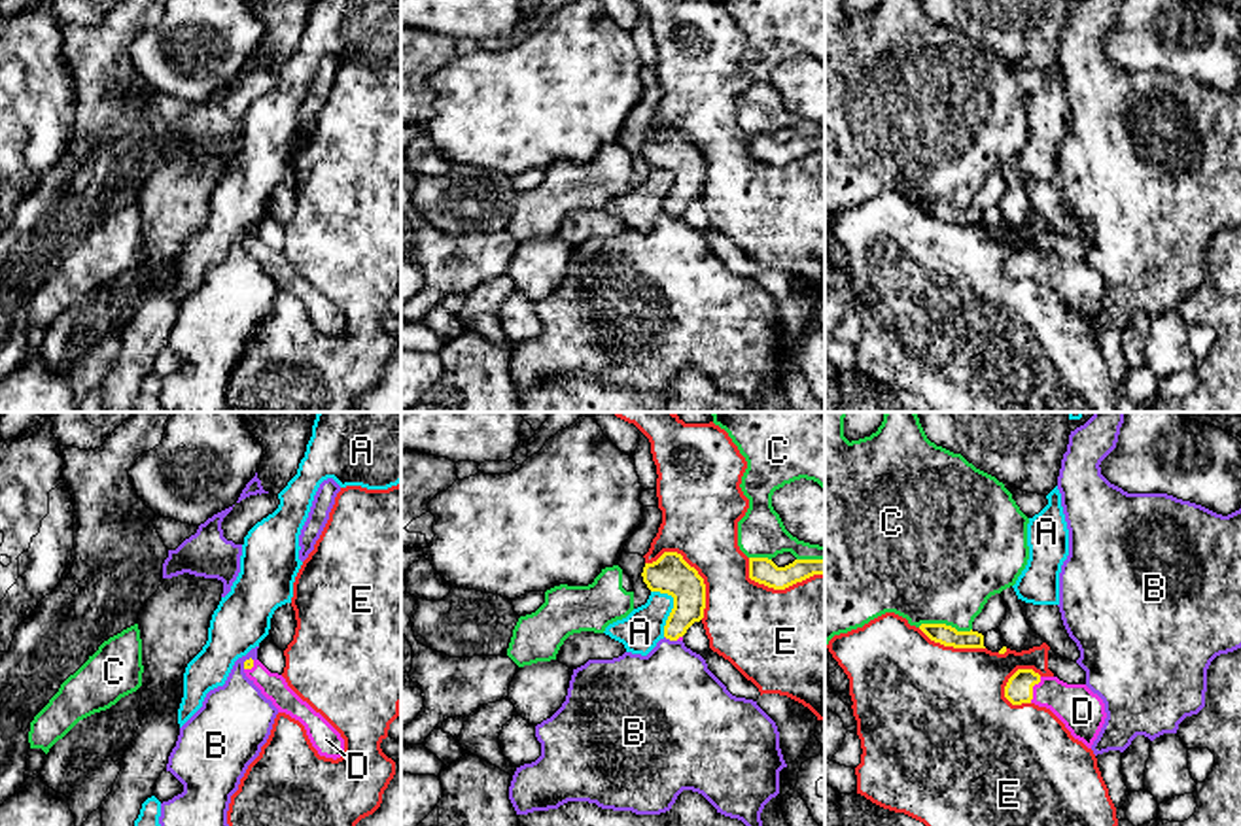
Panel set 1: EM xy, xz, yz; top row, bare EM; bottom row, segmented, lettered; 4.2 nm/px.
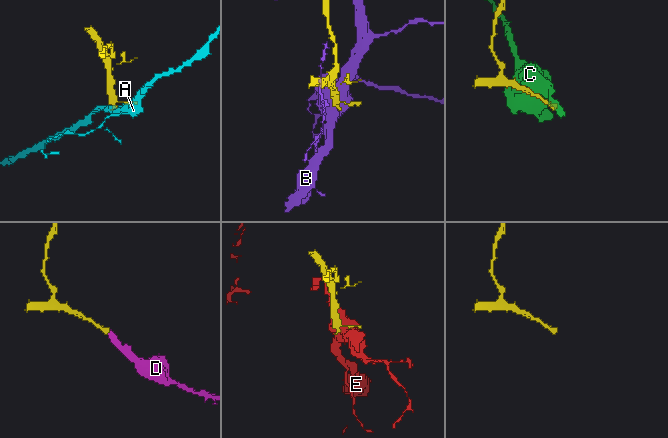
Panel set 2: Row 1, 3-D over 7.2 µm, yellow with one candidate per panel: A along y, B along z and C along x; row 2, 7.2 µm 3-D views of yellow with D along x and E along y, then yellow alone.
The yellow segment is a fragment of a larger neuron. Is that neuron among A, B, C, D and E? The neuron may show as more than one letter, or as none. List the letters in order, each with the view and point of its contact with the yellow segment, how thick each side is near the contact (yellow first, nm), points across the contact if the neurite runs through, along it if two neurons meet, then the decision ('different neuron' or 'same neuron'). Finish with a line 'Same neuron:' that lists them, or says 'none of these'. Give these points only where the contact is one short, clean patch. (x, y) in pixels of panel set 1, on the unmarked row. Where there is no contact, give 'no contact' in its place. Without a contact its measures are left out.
A: meets yellow in xz at (674, 184); 170 nm thick on the yellow side, 170 nm on the other; border along xz (651, 167), (672, 174), (672, 188), (663, 212); different neuron
B: meets yellow in xz at (670, 216); 150 nm thick on the yellow side, 420 nm on the other; border along xz (664, 212), (676, 218); different neuron
C: meets yellow in yz at (944, 201); 90 nm thick on the yellow side, 500 nm on the other; different neuron
D: meets yellow in yz at (1031, 267); 120 nm thick on the yellow side, 190 nm on the other; runs through yz (1018, 267), (1031, 267), (1052, 269), (1083, 288); same neuron
E: meets yellow in xz at (695, 146); 170 nm thick on the yellow side, 340 nm on the other; different neuron
Same neuron: D

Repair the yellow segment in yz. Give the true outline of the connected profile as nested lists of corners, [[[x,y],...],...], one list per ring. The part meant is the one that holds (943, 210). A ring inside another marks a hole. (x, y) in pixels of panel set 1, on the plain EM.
[[[921,200],[919,206],[935,219],[953,225],[986,225],[978,208],[957,208],[946,200]]]

